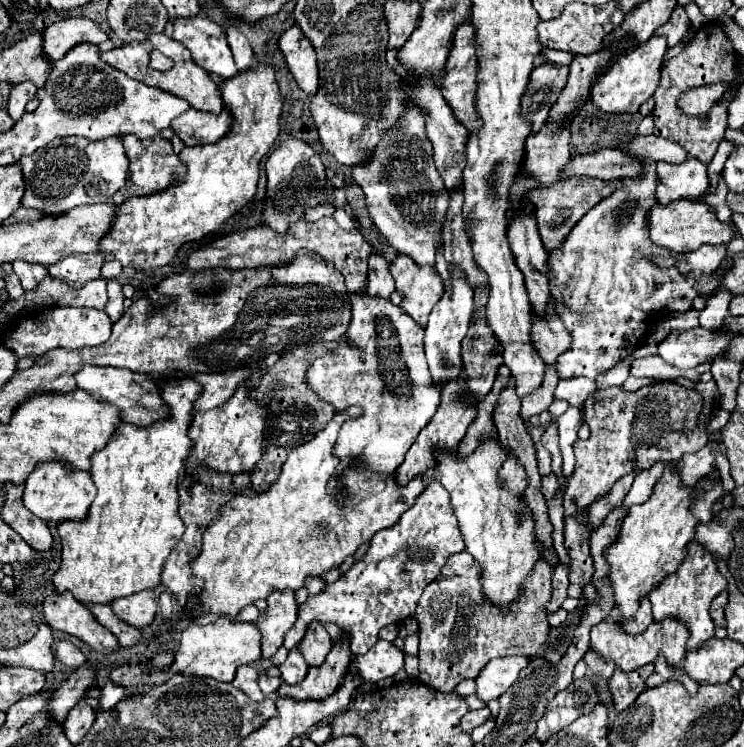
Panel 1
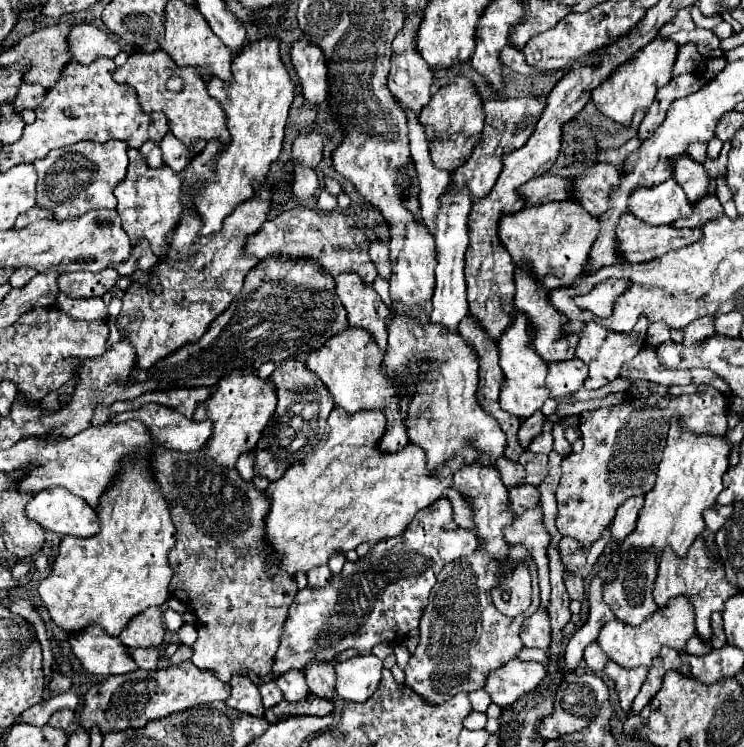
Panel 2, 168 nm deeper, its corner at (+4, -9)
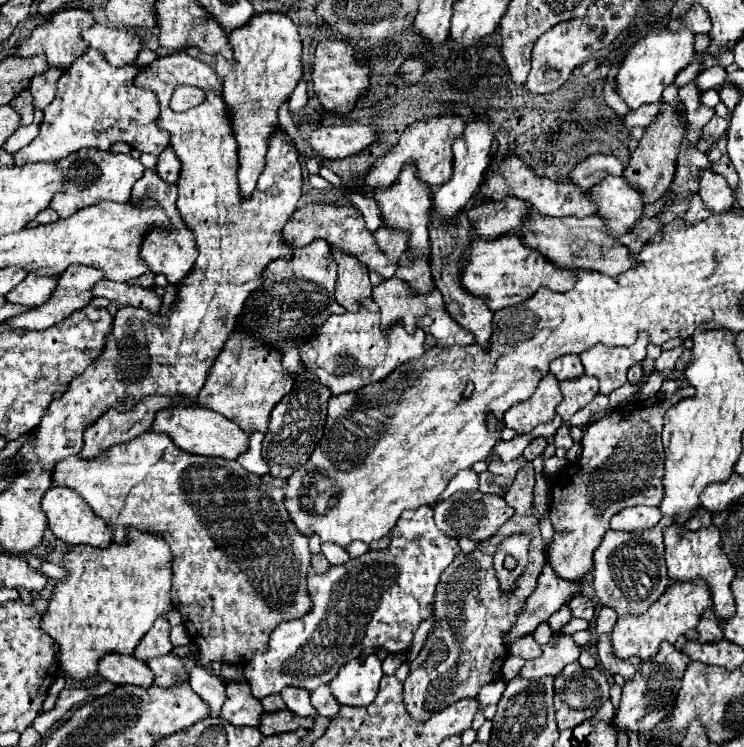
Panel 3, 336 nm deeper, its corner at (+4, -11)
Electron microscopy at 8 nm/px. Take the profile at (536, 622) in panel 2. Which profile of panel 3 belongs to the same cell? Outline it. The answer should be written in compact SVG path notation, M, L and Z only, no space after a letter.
M525 636L525 638L519 638L517 642L513 642L509 652L515 656L521 656L523 660L533 660L533 658L541 656L541 646L533 640L533 636Z

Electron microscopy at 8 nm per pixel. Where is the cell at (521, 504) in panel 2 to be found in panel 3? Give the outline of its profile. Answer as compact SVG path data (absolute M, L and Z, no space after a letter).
M475 490L475 492L455 492L449 500L435 504L435 524L443 534L447 534L451 538L463 538L465 536L465 538L477 540L477 542L487 540L511 516L513 516L513 508L507 506L505 498L501 498L497 494L483 494L479 490Z

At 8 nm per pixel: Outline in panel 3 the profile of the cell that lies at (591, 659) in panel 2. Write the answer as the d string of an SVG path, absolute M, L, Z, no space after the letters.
M603 606L599 610L599 618L597 618L597 626L595 626L595 634L609 634L613 630L613 624L617 622L617 612L613 612L613 608Z

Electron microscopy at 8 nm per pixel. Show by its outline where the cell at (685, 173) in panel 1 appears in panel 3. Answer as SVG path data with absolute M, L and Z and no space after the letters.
M607 176L607 180L597 182L585 194L595 204L597 216L605 222L613 238L627 232L645 210L641 194L621 176Z

